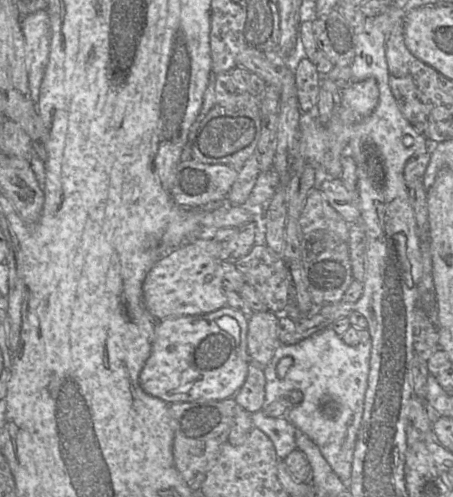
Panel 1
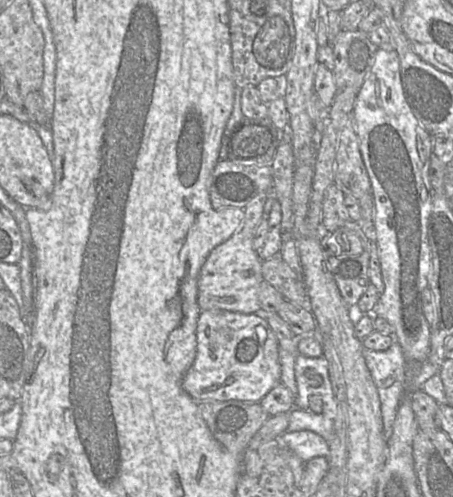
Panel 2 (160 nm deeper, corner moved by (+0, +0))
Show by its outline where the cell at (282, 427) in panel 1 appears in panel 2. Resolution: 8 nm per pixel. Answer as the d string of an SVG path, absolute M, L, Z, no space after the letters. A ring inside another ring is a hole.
M286 431L278 440L304 462L316 457L328 458L330 454L329 443L311 431Z

